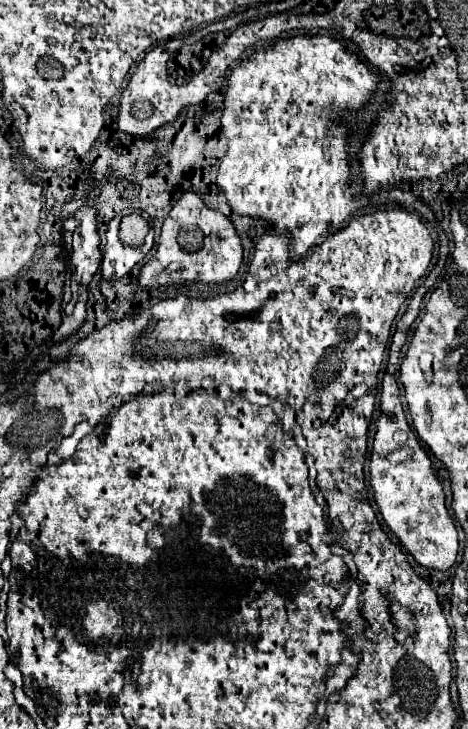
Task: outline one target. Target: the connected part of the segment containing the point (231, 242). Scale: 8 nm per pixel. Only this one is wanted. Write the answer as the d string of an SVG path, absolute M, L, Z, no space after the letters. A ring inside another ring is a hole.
M184 193L184 197L172 207L162 235L158 239L156 255L142 267L140 285L160 287L180 281L202 281L202 283L222 283L232 279L242 263L242 243L230 221L230 217L222 213L212 213L200 195ZM178 255L178 257L176 257Z

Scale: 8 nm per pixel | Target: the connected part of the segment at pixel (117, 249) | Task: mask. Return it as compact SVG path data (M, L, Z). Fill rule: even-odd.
M122 215L114 217L110 221L108 233L106 233L106 269L102 269L102 275L110 281L120 279L124 275L128 275L132 271L132 267L142 261L146 257L146 253L152 249L154 245L154 231L148 233L146 241L140 247L128 247L122 243L120 235L118 235L118 227L120 227Z

